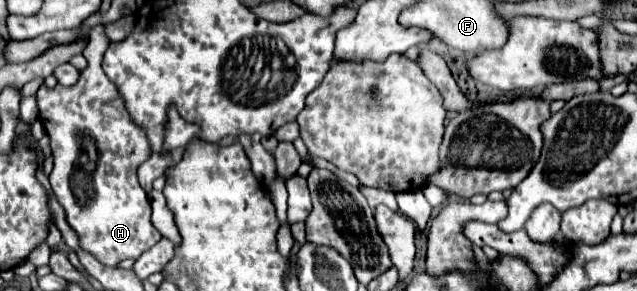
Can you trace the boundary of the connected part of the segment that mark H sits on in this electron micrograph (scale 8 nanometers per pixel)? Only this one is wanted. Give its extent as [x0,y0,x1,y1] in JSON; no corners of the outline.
[37,25,161,267]

